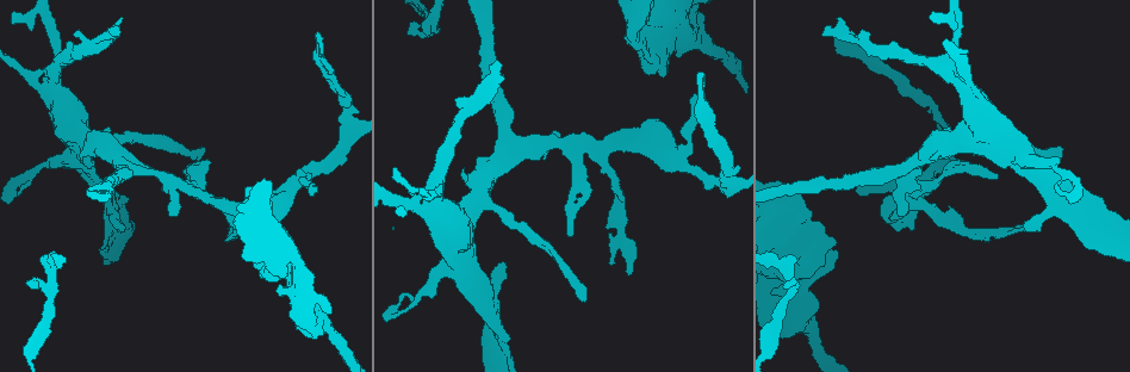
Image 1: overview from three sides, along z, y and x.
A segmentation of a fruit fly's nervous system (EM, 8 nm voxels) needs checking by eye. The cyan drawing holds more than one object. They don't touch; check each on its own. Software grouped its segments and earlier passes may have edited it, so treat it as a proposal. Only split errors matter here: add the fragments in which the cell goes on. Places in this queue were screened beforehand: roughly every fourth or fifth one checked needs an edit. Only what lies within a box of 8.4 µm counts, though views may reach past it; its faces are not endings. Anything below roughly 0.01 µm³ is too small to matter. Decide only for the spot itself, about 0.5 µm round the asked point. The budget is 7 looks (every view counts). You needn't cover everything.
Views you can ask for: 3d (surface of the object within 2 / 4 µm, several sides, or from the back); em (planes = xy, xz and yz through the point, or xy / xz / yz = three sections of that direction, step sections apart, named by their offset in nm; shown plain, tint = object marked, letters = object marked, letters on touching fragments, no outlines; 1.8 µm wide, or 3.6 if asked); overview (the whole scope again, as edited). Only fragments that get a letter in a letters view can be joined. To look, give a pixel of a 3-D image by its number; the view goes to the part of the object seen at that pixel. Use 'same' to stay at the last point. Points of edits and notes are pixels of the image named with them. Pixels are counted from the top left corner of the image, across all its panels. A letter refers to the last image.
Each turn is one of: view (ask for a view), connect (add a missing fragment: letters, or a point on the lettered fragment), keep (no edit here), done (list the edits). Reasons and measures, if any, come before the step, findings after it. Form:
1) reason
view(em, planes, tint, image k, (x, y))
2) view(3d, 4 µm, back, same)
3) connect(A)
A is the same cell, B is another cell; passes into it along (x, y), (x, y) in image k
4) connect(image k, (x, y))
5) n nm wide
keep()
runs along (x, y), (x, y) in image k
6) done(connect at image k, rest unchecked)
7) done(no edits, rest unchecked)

thin end
view(3d, 2 µm, back, image 1, (858, 188))

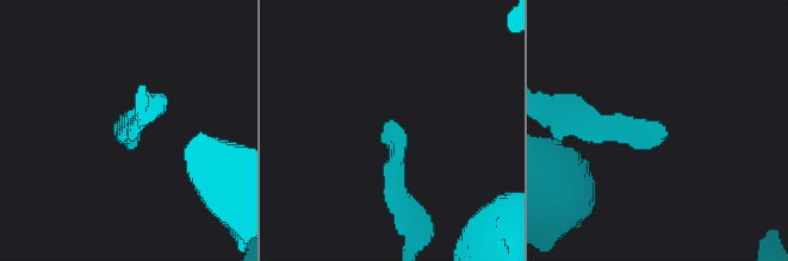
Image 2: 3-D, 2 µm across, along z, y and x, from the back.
view(em, 3.6 µm, planes, letters, image 2, (392, 122))

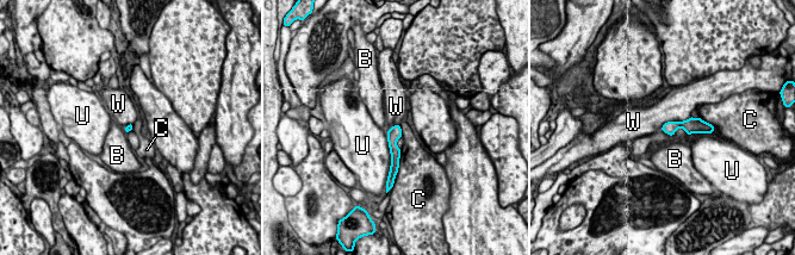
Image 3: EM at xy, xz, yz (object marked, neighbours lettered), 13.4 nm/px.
90 nm wide
keep()
B, C, U and W are other cells; border along (690, 116), (668, 120), (660, 129) in image 3; no lettered fragment goes on from it

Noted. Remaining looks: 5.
sharp bend
view(3d, 4 µm, image 1, (594, 148))

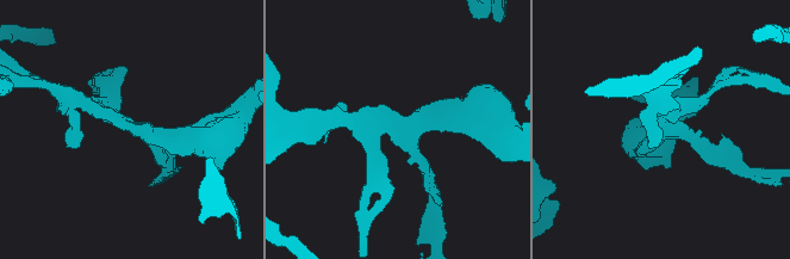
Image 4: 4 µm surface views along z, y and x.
view(em, xy, step 16, tint, image 4, (669, 126))

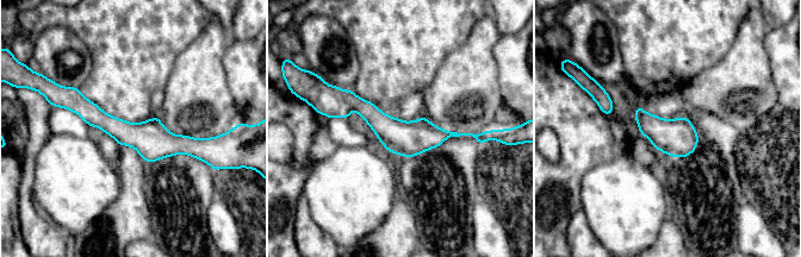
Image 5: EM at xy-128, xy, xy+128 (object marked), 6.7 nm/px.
see the neighbours
view(em, xy, step 16, letters, same)

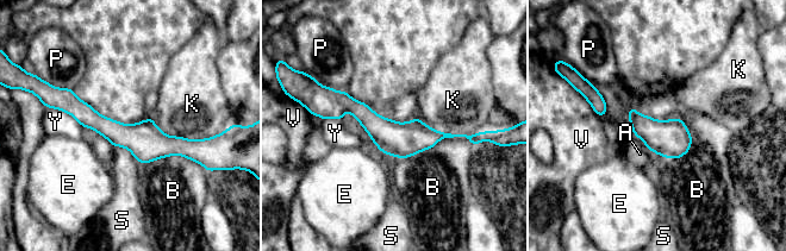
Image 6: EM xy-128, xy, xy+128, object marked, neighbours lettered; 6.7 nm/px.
4 arms
keep()
A, B, E, K, P, S, V and Y are other cells; runs along (62, 106), (118, 135), (194, 145) in image 6; no lettered fragment goes on from it

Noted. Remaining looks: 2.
sudden change in width
view(em, 3.6 µm, xy, step 8, letters, image 1, (976, 137))

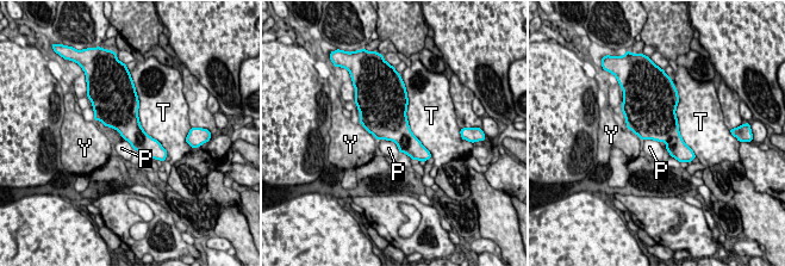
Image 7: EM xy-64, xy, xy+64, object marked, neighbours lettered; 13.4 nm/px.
320 nm wide; T touches over 850 nm
keep()
P, T and Y are other cells; no lettered fragment goes on from it

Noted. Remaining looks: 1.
done(no edits, rest unchecked)

